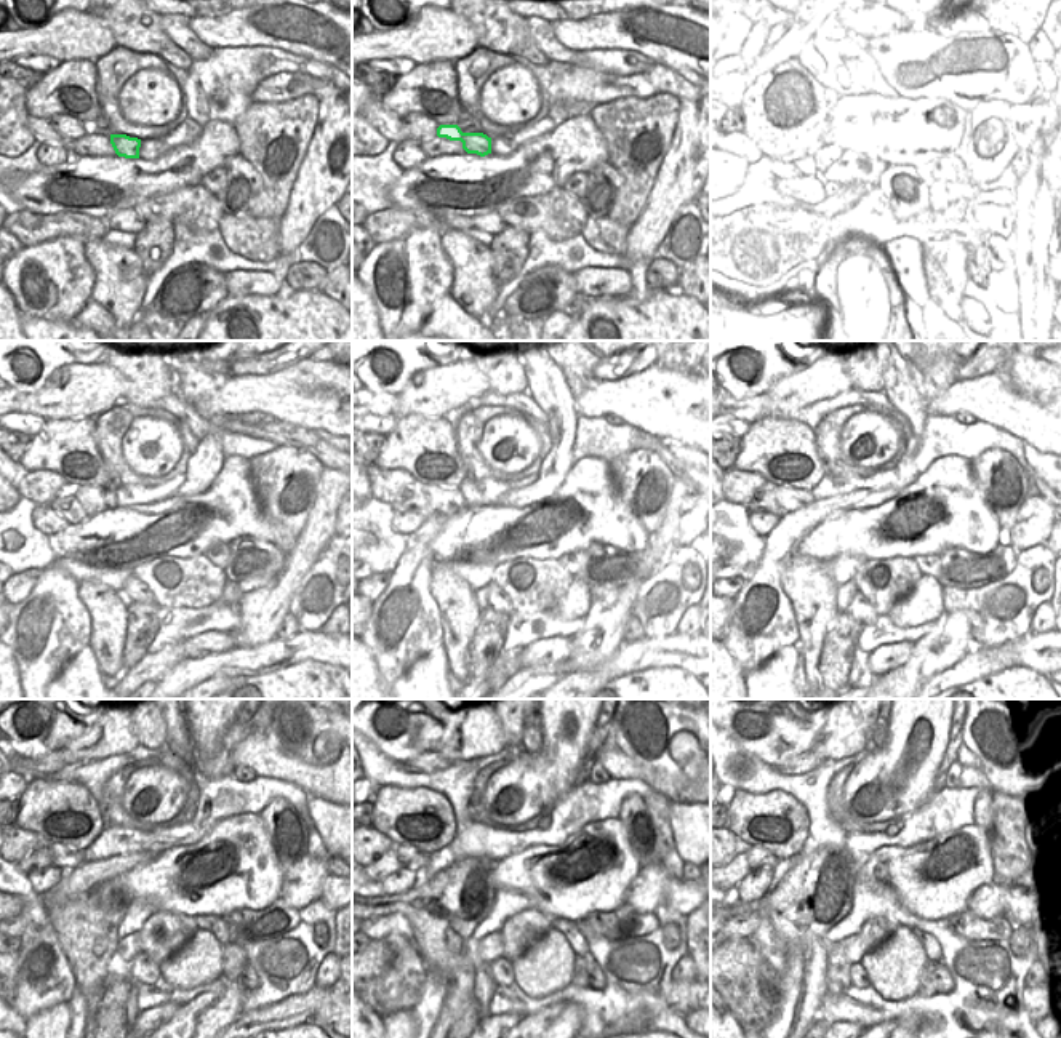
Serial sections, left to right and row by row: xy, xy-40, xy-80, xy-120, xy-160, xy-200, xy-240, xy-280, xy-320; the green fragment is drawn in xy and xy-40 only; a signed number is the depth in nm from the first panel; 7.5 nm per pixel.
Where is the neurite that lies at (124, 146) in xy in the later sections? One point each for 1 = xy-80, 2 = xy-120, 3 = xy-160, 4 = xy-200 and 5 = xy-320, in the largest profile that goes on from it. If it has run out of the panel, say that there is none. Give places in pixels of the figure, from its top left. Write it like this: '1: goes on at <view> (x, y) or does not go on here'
1: goes on at xy-80 (816, 139)
2: goes on at xy-120 (93, 499)
3: goes on at xy-160 (445, 499)
4: goes on at xy-200 (789, 499)
5: goes on at xy-320 (757, 856)

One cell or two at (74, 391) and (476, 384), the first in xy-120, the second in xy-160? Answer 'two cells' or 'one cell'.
one cell

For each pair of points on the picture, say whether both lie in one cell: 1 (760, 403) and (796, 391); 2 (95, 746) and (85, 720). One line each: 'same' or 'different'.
1: different
2: different

